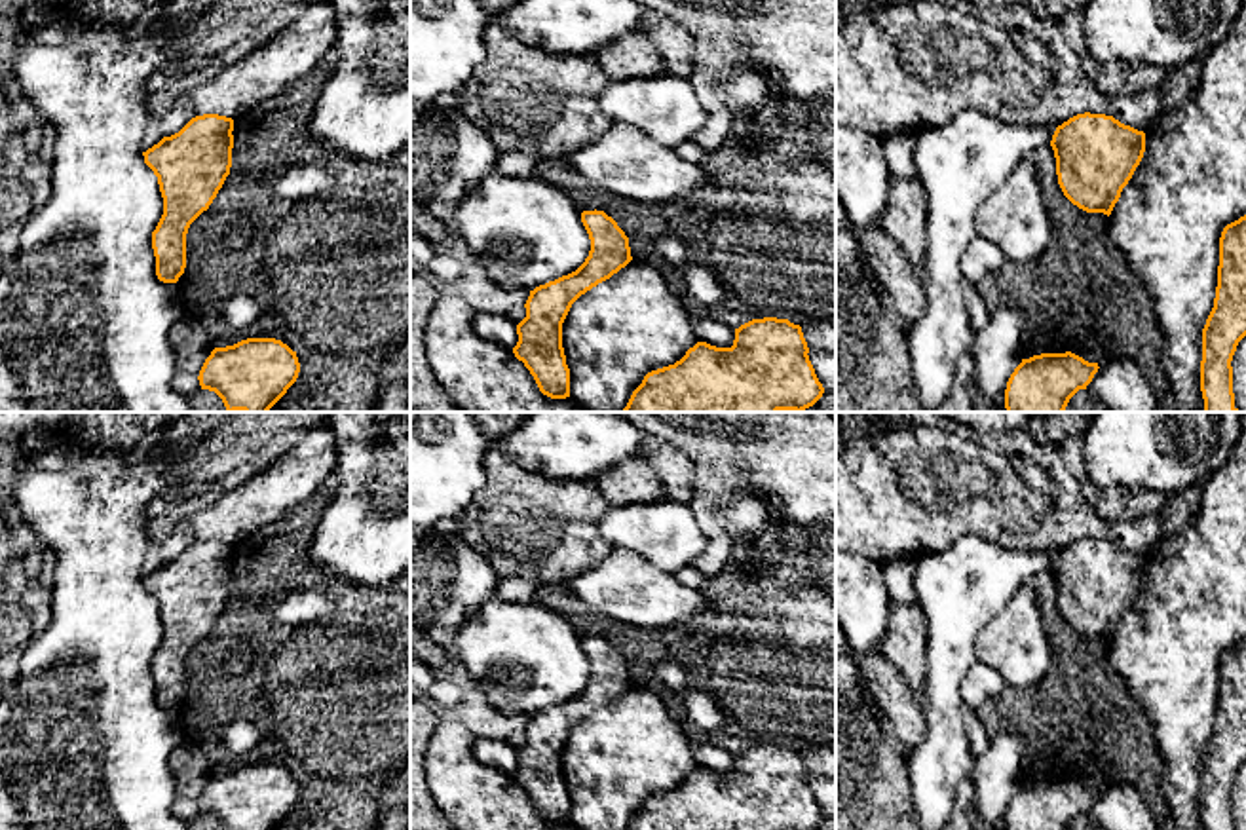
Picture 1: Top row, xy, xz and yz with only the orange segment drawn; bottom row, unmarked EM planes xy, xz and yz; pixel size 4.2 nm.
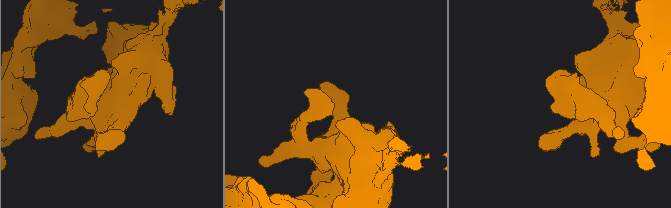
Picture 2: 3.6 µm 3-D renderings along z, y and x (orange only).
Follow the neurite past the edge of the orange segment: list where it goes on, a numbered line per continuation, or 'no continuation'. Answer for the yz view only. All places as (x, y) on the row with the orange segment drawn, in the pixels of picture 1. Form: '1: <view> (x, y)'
no continuation

